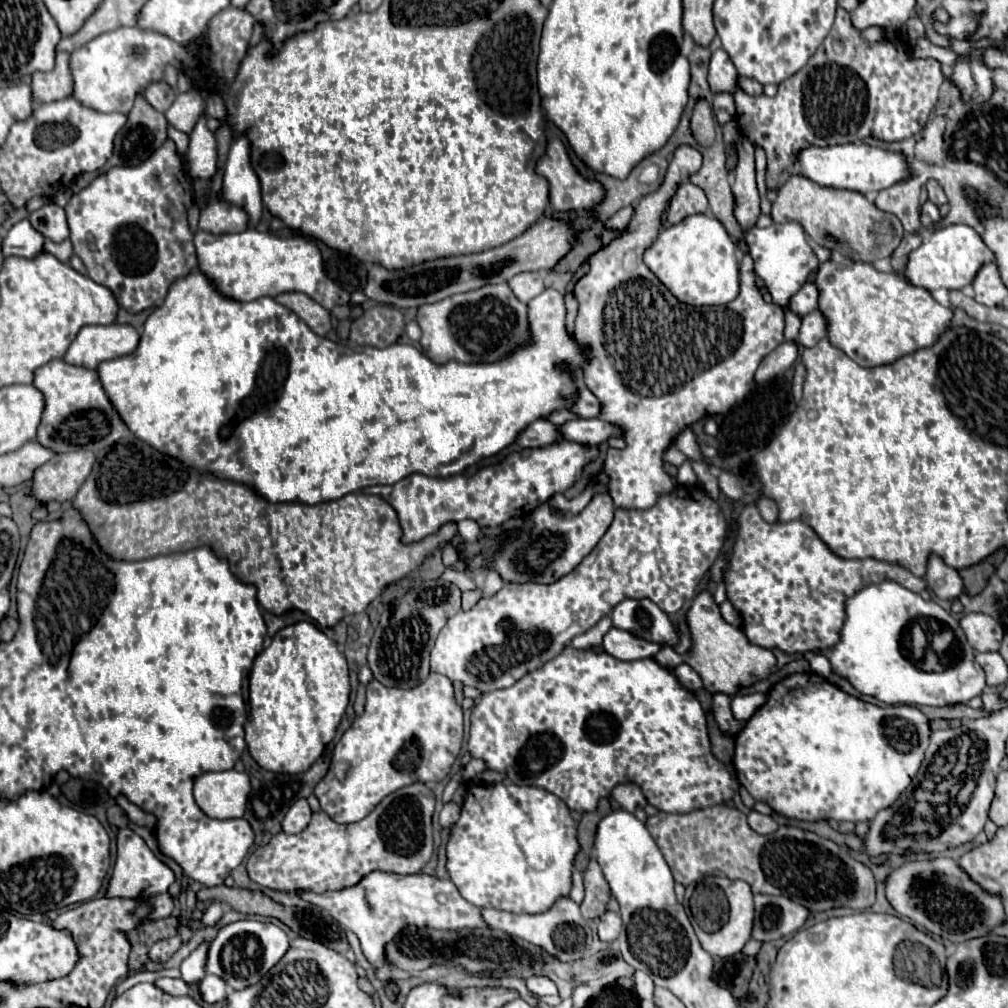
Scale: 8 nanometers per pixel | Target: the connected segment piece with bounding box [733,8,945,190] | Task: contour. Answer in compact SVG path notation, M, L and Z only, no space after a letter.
M837 8L837 18L829 34L825 36L823 44L817 48L817 52L811 56L809 64L797 76L791 76L789 80L779 84L777 96L769 98L765 94L761 96L749 96L743 90L737 90L735 96L735 106L737 106L737 124L741 132L751 140L751 144L757 148L763 148L767 154L767 188L773 190L777 188L779 176L783 172L791 172L797 154L811 148L811 146L833 146L833 144L851 144L855 140L875 136L885 142L897 142L903 138L909 138L917 134L937 98L941 84L945 82L945 76L939 68L939 62L933 58L927 60L917 60L911 56L909 46L905 38L893 40L893 42L877 42L873 46L867 46L861 38L859 32L853 32L849 12L843 8Z

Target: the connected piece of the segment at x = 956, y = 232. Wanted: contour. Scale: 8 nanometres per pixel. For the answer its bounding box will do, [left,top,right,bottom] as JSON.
[901,224,993,292]

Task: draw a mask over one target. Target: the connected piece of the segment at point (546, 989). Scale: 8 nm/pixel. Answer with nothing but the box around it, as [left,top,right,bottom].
[527,978,557,996]

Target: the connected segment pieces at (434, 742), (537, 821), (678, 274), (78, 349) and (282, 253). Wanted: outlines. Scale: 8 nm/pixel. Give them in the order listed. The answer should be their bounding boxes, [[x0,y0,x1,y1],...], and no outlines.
[[315,672,463,824],[447,784,577,914],[645,214,739,306],[65,324,139,370],[195,228,349,310]]

